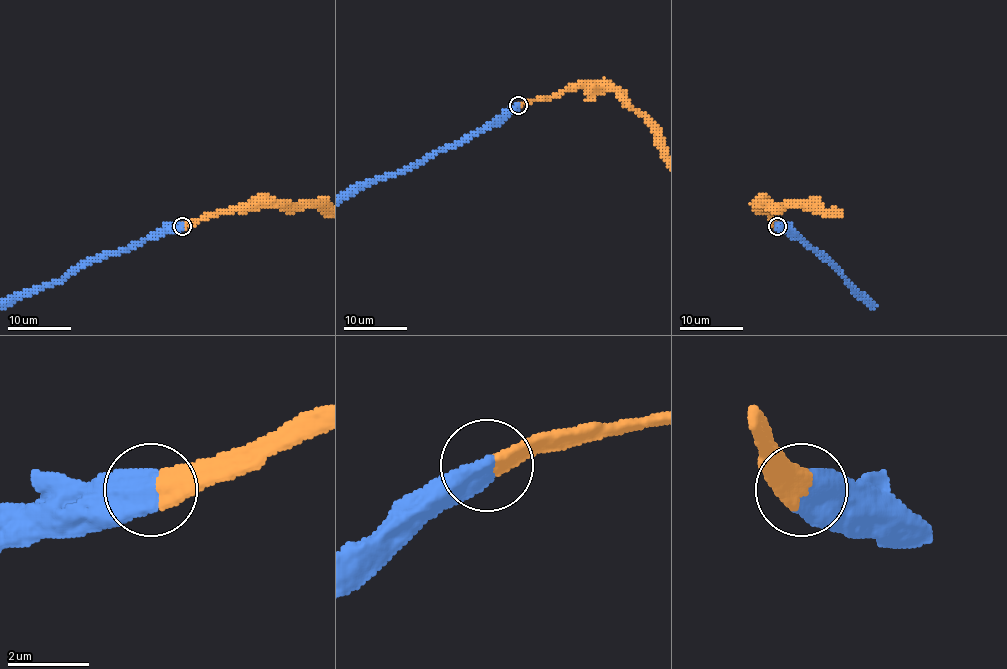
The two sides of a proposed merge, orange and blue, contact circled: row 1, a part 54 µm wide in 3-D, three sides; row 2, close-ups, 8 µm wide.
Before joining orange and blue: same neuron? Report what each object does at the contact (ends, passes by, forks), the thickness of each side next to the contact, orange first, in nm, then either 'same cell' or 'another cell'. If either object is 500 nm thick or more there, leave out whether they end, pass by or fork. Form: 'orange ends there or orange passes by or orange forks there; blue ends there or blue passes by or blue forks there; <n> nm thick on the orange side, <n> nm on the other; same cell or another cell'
500 nm thick on the orange side, 700 nm on the other; same cell

